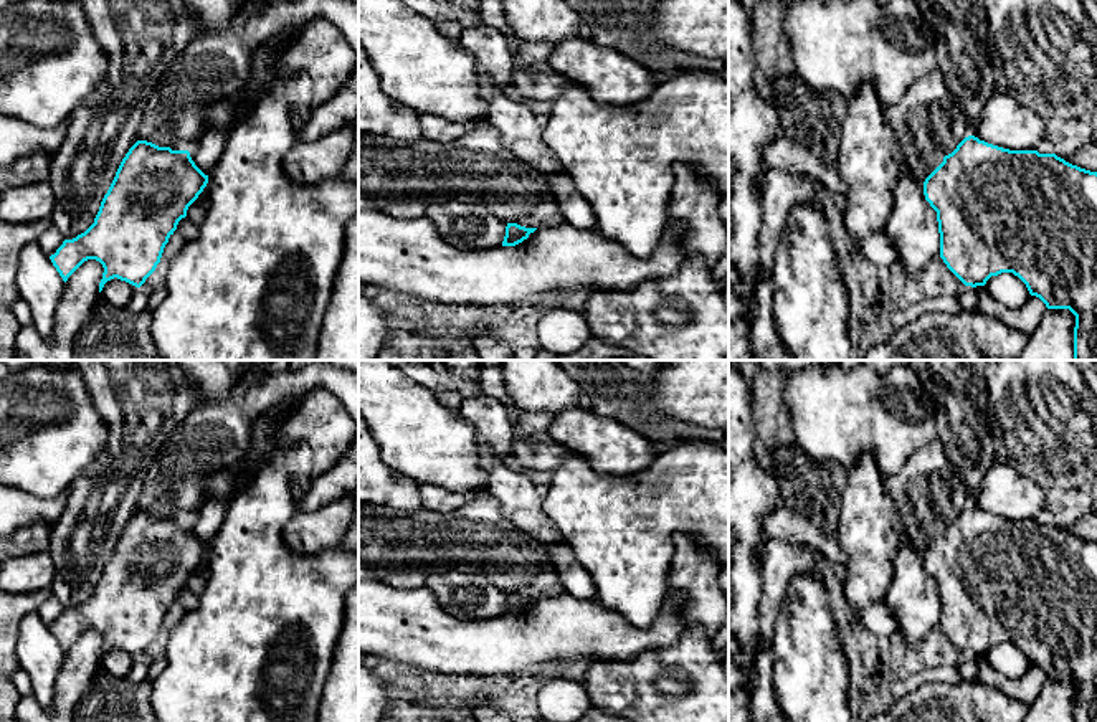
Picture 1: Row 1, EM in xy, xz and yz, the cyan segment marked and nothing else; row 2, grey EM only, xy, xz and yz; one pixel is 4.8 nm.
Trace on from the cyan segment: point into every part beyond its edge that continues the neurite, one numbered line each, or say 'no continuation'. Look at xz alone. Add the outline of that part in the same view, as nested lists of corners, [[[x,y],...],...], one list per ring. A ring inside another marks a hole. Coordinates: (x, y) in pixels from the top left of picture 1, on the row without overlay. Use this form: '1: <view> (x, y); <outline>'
no continuation

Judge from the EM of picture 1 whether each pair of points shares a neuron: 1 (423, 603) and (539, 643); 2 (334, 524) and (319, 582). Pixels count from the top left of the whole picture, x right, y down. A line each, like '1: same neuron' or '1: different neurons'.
1: same neuron
2: different neurons

